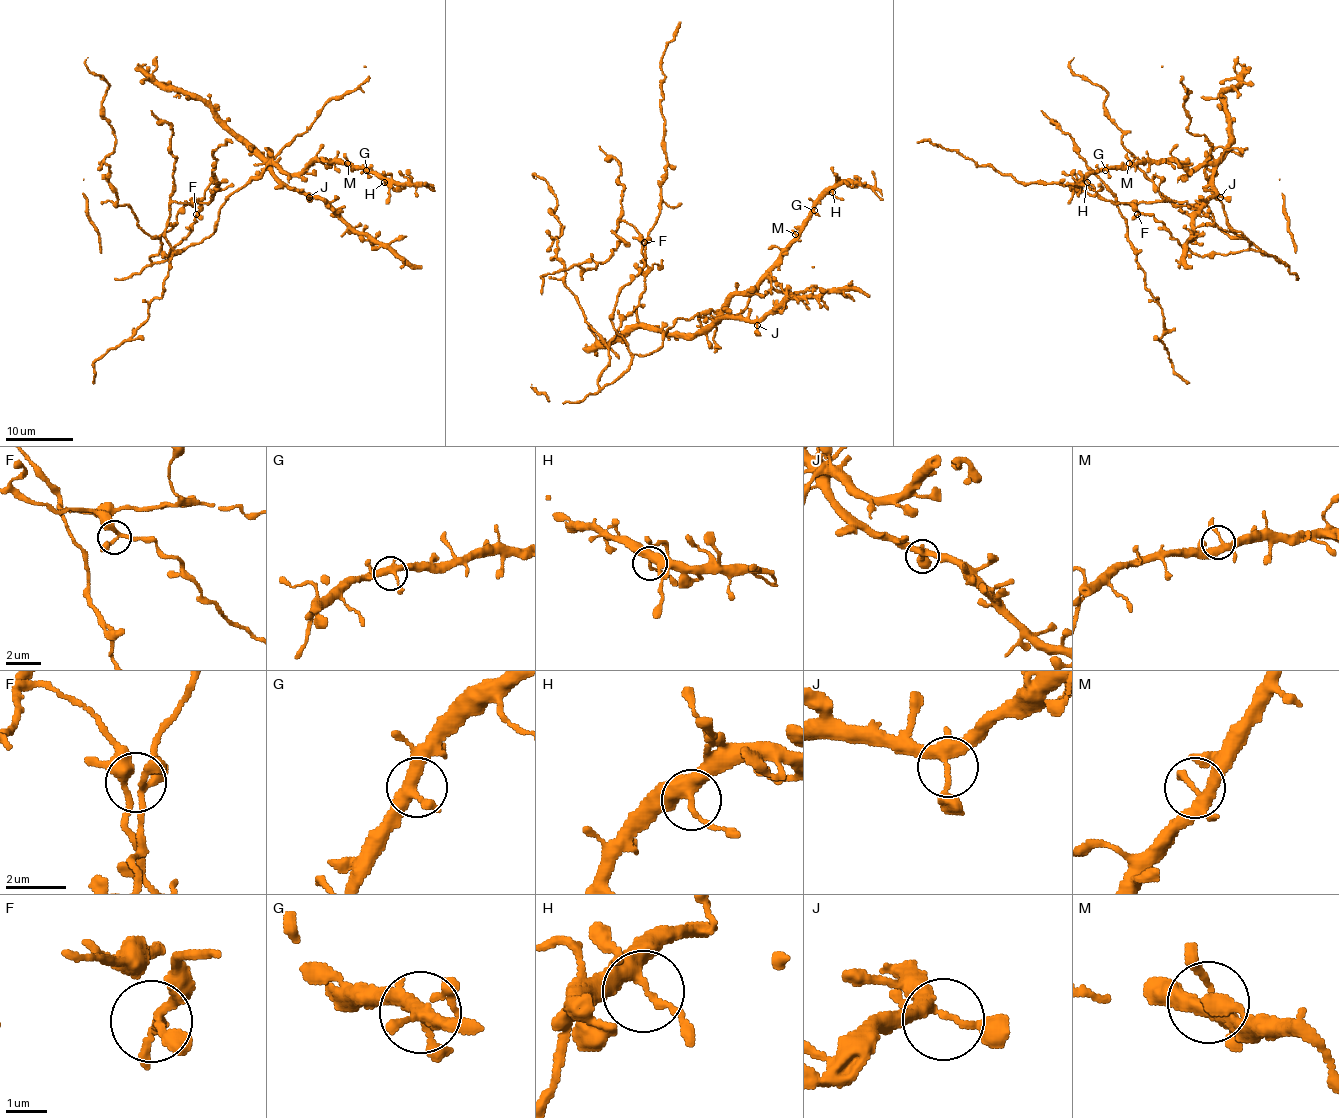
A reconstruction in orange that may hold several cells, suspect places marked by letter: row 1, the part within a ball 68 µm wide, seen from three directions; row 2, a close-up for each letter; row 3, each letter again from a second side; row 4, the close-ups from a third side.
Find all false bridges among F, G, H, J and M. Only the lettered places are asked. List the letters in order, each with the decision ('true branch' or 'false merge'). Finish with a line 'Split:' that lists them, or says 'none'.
F: true branch
G: true branch
H: true branch
J: true branch
M: true branch
Split: none

